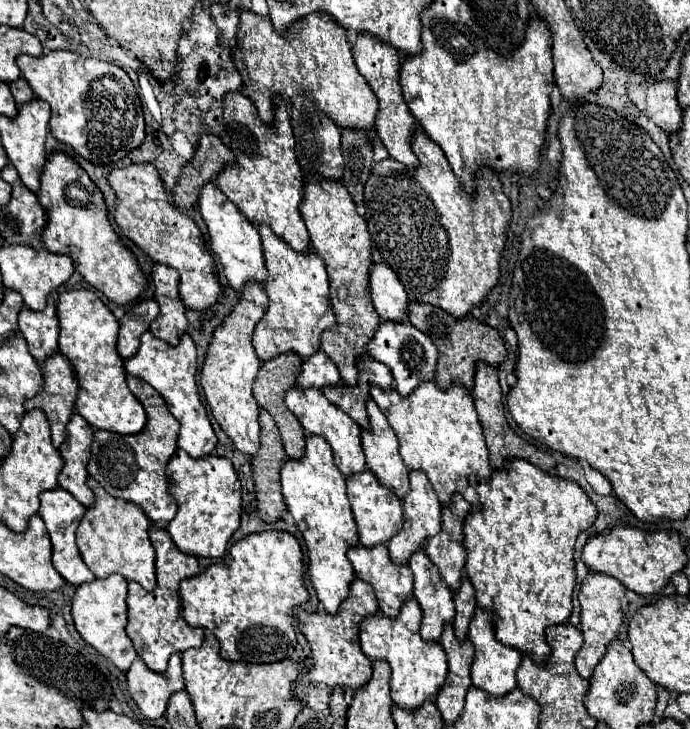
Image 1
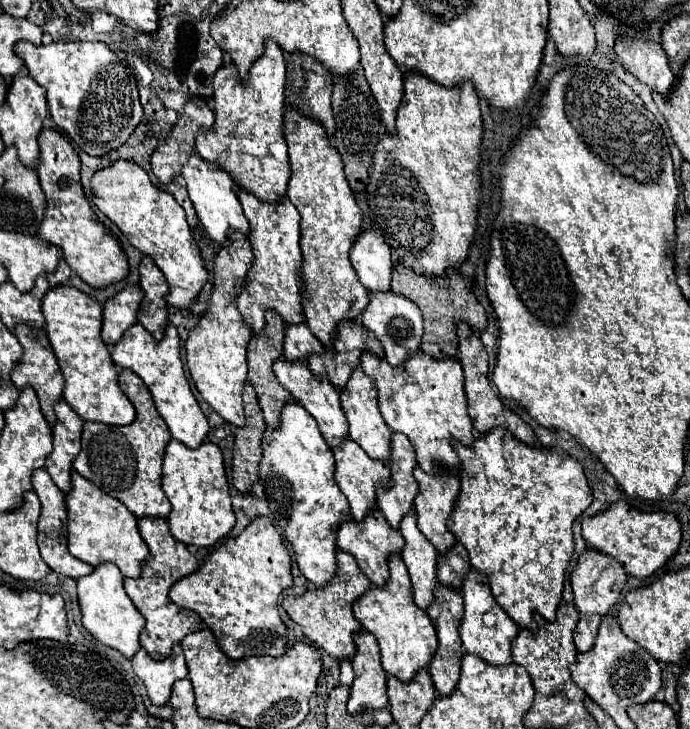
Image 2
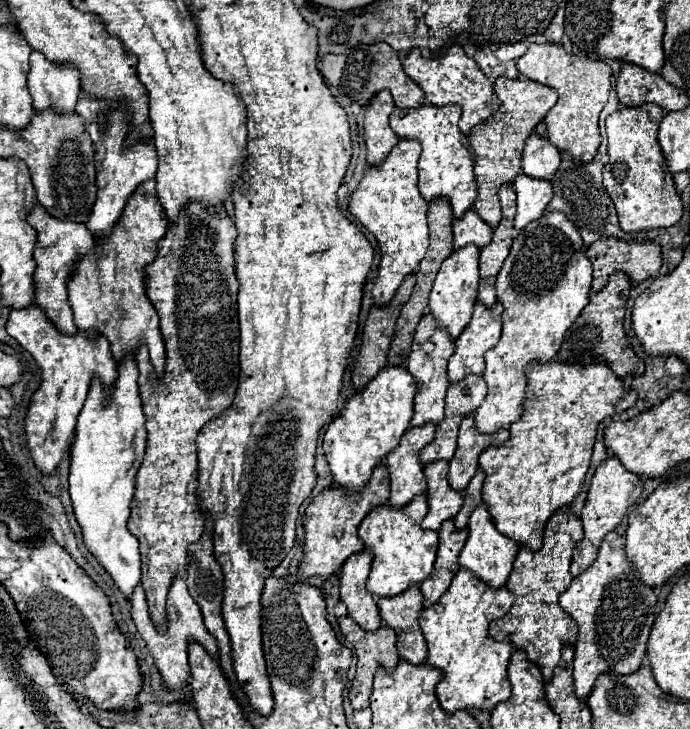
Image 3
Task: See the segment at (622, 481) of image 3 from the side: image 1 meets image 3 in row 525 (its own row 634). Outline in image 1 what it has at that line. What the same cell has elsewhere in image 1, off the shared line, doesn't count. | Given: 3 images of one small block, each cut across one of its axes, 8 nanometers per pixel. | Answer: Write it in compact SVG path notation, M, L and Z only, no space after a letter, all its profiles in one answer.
M590 572L580 586L578 600L582 606L580 618L582 618L584 646L576 654L576 668L578 668L578 674L582 678L590 680L596 664L604 658L604 652L608 650L610 642L618 640L620 626L622 626L624 616L628 612L628 598L626 598L626 588L616 578L606 576L606 574L598 574L598 572Z

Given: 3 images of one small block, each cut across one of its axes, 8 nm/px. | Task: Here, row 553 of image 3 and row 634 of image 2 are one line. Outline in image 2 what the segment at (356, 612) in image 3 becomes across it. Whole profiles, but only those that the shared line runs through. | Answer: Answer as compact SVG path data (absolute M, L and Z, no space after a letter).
M362 630L360 636L354 638L356 656L352 658L354 668L354 684L348 700L348 712L372 712L388 708L386 694L386 672L380 664L380 648L370 636L370 632Z

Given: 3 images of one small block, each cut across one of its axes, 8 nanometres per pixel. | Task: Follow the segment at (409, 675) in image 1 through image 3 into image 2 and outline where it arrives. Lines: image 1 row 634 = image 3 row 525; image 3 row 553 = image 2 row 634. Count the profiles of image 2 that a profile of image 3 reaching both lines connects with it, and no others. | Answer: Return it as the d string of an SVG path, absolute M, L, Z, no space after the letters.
M390 556L390 582L382 588L370 588L354 602L354 616L362 624L364 630L376 636L380 652L382 652L382 666L384 670L402 680L410 682L420 670L428 668L432 656L438 648L438 638L434 624L428 616L428 612L422 612L414 604L414 592L410 584L410 576L406 572L406 566L402 564L402 558Z

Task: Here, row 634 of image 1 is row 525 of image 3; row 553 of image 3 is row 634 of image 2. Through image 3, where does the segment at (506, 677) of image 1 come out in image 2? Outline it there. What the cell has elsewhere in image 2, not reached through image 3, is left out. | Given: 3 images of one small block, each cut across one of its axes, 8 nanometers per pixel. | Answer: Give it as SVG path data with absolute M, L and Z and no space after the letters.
M472 568L472 572L468 572L468 576L464 580L462 596L464 596L464 620L460 624L460 636L462 636L464 650L478 656L478 658L482 658L486 664L494 664L494 666L512 664L510 644L518 636L518 626L496 604L492 592L490 592L490 586L486 582L486 576L482 576L480 572L476 572Z

